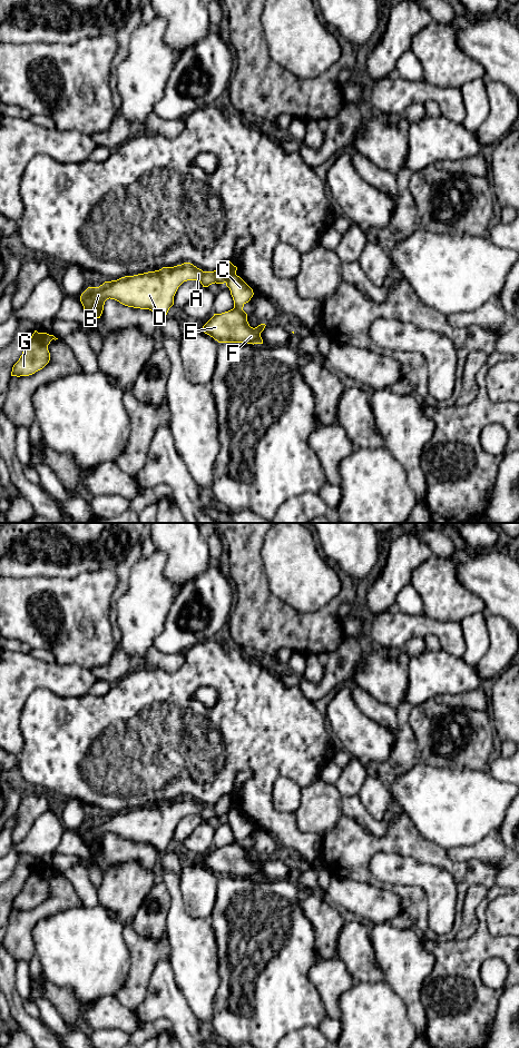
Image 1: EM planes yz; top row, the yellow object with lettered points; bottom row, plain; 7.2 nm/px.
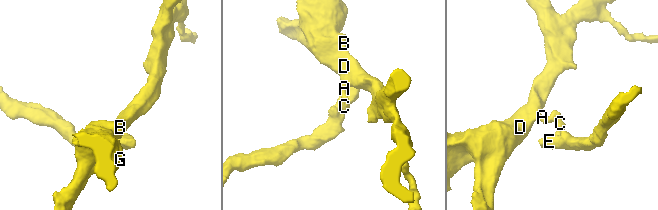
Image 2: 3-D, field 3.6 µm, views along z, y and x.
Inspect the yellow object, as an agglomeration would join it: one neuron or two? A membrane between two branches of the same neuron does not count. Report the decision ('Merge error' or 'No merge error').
Merge error

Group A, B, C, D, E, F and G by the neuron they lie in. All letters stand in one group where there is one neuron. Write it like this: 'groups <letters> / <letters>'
groups A B D G / C E F

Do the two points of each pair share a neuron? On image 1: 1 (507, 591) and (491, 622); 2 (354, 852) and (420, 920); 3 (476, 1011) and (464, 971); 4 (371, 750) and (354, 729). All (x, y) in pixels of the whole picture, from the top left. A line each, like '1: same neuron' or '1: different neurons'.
1: different neurons
2: same neuron
3: same neuron
4: same neuron

